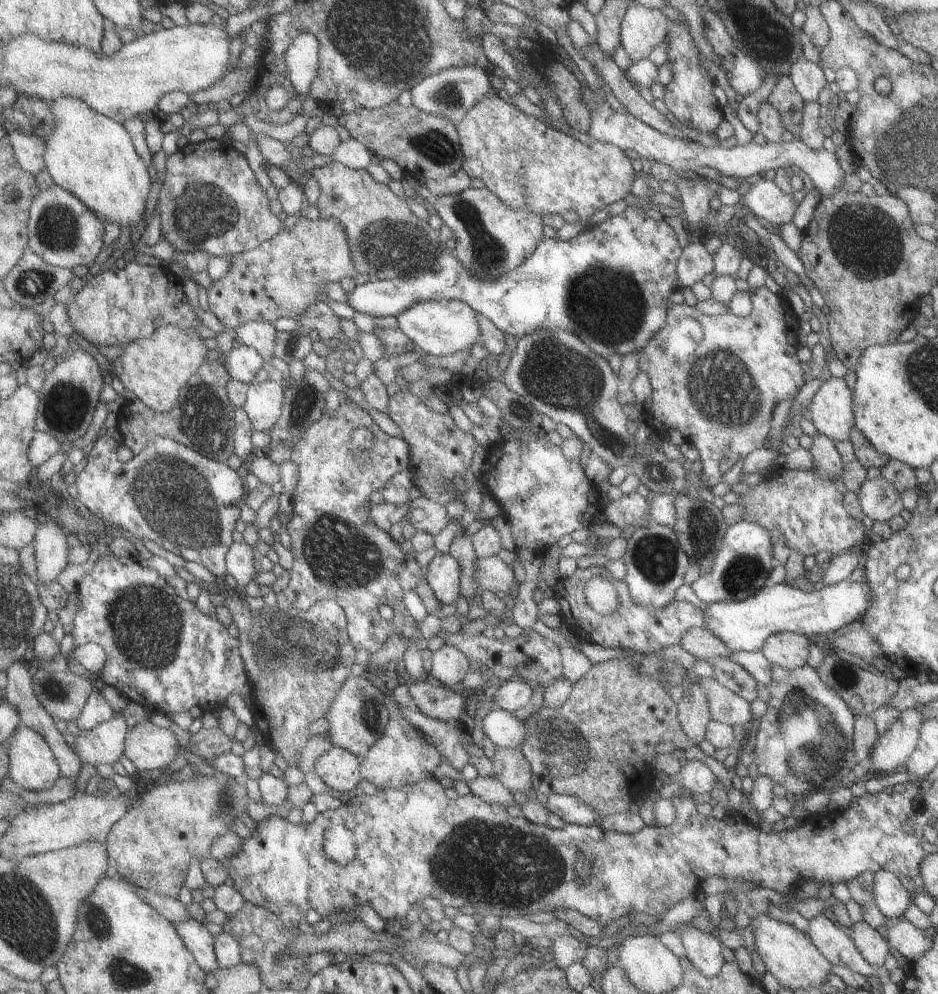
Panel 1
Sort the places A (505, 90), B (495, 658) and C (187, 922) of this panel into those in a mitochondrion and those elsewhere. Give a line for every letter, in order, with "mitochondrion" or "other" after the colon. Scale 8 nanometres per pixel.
A: other
B: other
C: other

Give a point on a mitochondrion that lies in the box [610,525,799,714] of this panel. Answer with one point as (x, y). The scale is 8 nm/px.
(655, 558)

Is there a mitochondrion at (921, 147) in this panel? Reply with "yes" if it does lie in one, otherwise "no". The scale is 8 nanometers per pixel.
yes

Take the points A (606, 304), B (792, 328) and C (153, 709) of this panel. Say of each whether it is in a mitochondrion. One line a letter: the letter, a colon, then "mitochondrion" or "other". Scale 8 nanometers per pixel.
A: mitochondrion
B: other
C: other

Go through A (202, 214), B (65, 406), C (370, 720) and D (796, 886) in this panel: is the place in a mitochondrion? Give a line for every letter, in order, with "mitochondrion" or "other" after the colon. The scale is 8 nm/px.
A: mitochondrion
B: mitochondrion
C: mitochondrion
D: other

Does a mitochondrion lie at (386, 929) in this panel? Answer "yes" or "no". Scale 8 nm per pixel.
no

